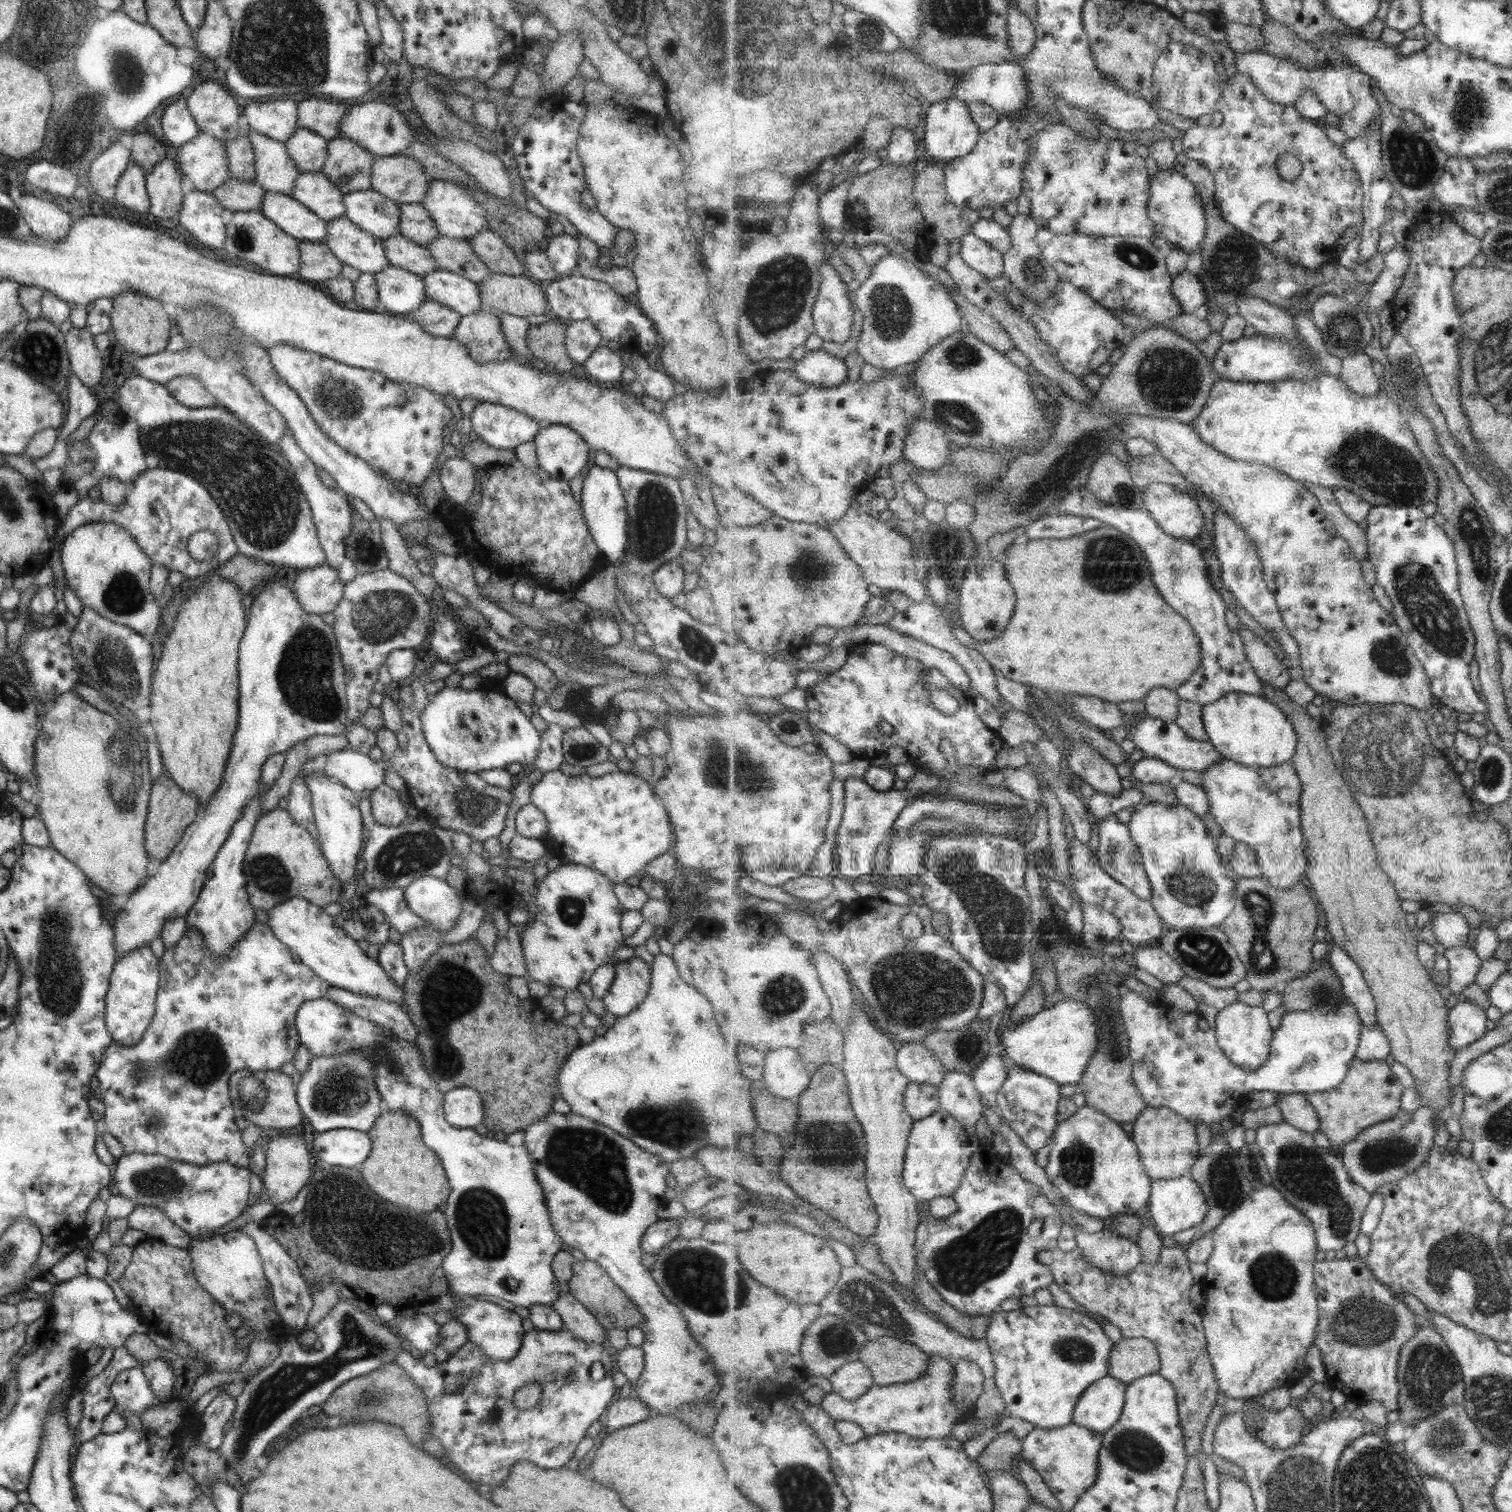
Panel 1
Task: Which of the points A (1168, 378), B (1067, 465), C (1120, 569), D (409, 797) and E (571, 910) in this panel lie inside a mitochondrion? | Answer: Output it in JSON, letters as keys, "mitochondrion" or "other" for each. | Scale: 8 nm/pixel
{"A":"mitochondrion","B":"mitochondrion","C":"mitochondrion","D":"other","E":"mitochondrion"}

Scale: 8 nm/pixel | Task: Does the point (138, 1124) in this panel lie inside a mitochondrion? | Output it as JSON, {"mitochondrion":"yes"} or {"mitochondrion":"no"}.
{"mitochondrion":"no"}

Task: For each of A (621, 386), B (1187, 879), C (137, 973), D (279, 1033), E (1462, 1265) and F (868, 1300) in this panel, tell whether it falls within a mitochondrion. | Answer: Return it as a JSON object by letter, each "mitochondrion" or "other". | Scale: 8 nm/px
{"A":"other","B":"mitochondrion","C":"other","D":"other","E":"mitochondrion","F":"mitochondrion"}

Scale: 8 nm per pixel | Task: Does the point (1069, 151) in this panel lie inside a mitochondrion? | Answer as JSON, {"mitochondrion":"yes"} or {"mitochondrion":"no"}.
{"mitochondrion":"yes"}

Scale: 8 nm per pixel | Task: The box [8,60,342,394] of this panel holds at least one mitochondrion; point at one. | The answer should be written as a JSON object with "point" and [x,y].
{"point":[40,350]}

